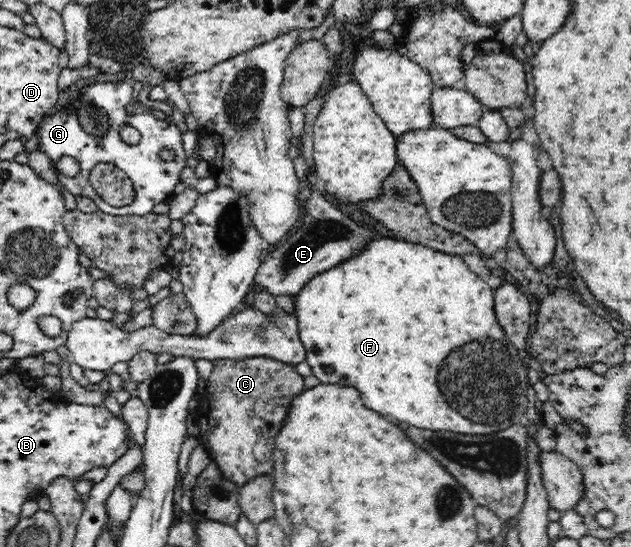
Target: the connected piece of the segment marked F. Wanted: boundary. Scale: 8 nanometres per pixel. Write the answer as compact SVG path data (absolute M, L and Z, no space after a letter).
M374 234L362 249L358 249L345 260L339 261L334 267L326 268L326 271L311 277L292 299L299 338L305 347L305 362L311 367L311 374L320 380L320 384L354 386L362 394L362 399L368 403L370 409L380 411L382 415L390 415L400 423L408 423L418 429L448 430L470 435L501 432L508 426L525 423L529 388L534 389L537 399L542 403L549 401L550 390L543 381L538 380L532 386L529 384L529 368L518 356L518 348L508 339L507 333L495 316L493 290L488 286L488 282L486 283L482 277L466 266L462 256L442 253L396 237Z

